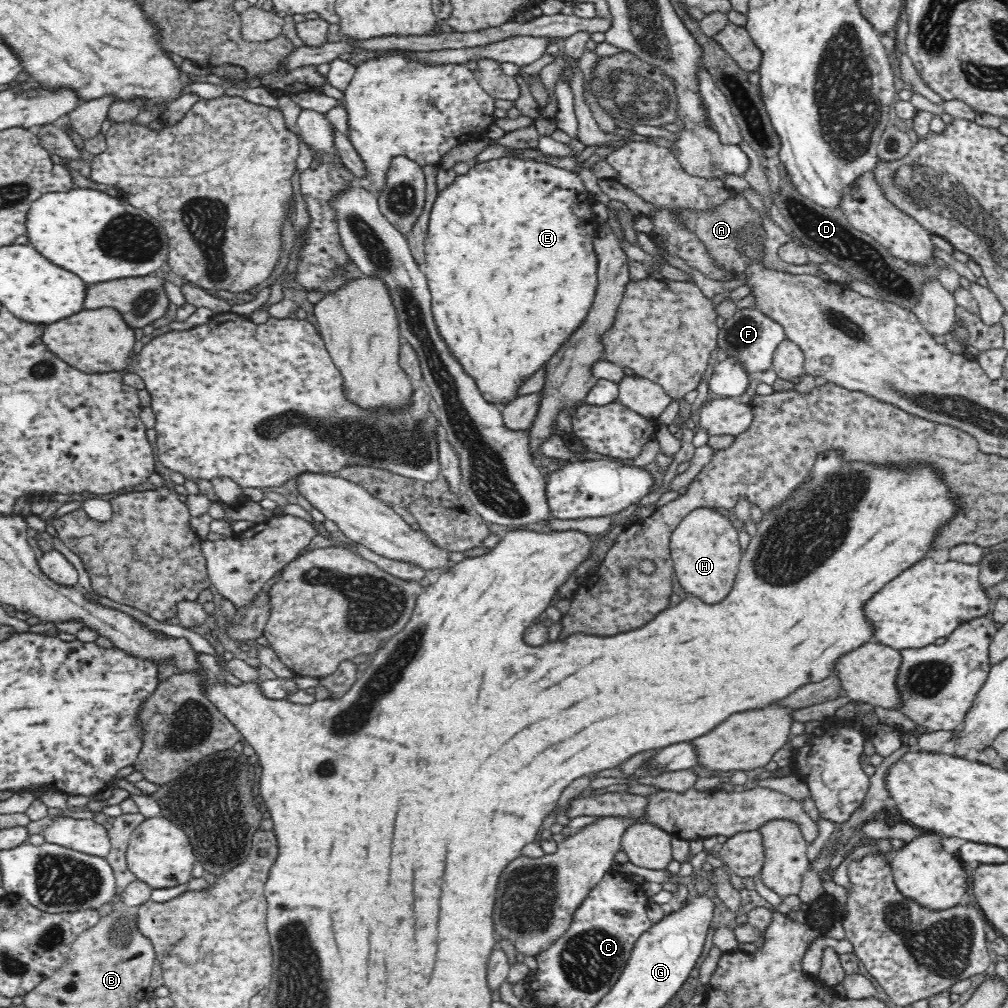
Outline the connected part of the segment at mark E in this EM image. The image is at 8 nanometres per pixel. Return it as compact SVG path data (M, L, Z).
M506 156L472 163L466 174L456 175L450 185L438 191L430 211L423 266L431 292L431 309L438 331L448 341L452 355L460 360L468 375L476 379L480 391L488 401L497 404L515 399L516 389L520 387L517 382L522 377L534 374L584 320L598 286L598 257L593 247L594 237L598 233L598 221L592 211L594 203L592 194L586 189L580 175L543 162Z

